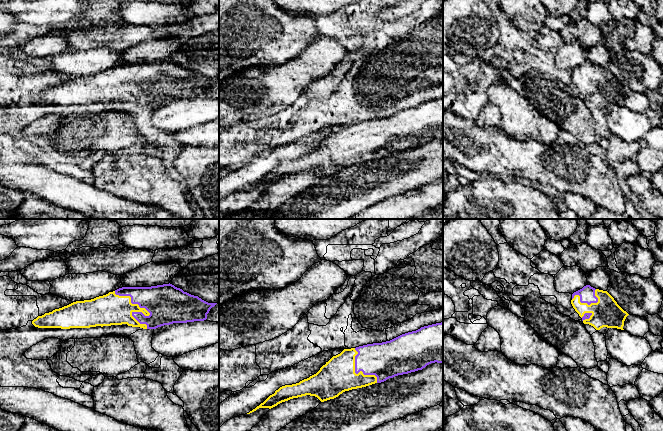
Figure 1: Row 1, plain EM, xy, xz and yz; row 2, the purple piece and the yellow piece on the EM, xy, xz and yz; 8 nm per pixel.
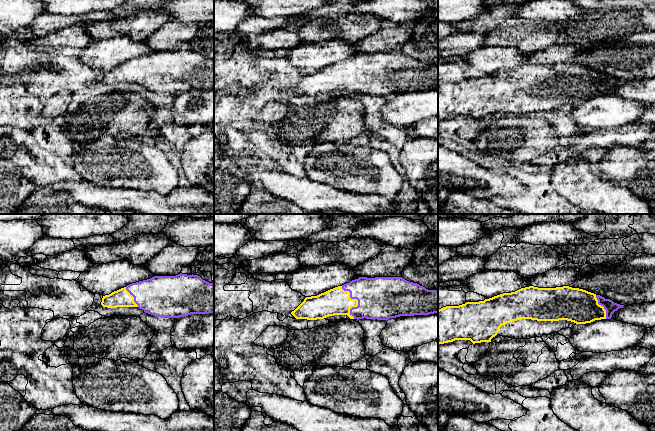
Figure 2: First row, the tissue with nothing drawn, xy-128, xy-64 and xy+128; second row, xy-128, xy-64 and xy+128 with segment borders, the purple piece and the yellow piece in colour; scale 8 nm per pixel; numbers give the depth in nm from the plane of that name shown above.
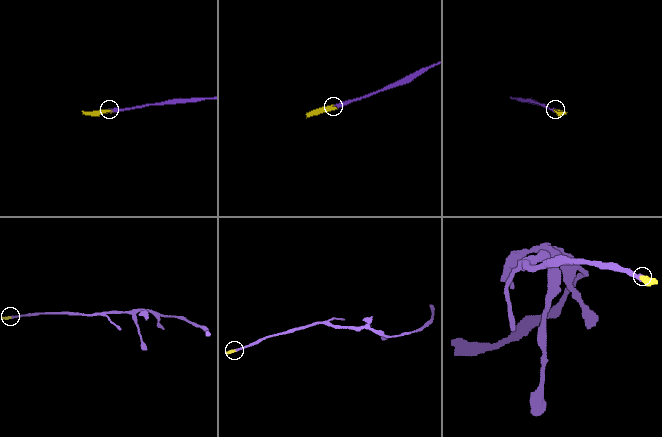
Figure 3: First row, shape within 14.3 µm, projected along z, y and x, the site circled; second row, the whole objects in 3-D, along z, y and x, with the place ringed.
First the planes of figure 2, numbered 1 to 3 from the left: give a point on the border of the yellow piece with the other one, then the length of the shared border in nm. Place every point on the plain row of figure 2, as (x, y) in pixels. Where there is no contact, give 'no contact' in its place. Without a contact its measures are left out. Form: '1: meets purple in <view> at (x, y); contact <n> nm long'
1: meets purple in xy-128 at (133, 72); contact 190 nm long
2: meets purple in xy-64 at (357, 75); contact 280 nm long
3: meets purple in xy+128 at (602, 81); contact 220 nm long

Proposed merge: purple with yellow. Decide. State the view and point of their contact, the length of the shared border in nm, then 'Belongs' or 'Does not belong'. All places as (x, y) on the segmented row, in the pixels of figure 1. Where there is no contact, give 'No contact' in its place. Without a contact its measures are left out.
Touches purple at xy (148, 311). Shared border 400 nm. Belongs

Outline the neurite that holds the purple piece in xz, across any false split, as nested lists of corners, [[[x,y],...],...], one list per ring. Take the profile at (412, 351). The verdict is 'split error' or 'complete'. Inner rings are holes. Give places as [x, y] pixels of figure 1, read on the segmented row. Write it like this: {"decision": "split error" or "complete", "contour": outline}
{"decision": "split error", "contour": [[[443,322],[421,327],[390,341],[344,349],[316,374],[299,383],[280,387],[247,414],[306,395],[324,402],[345,391],[422,370],[435,362],[443,363]]]}

